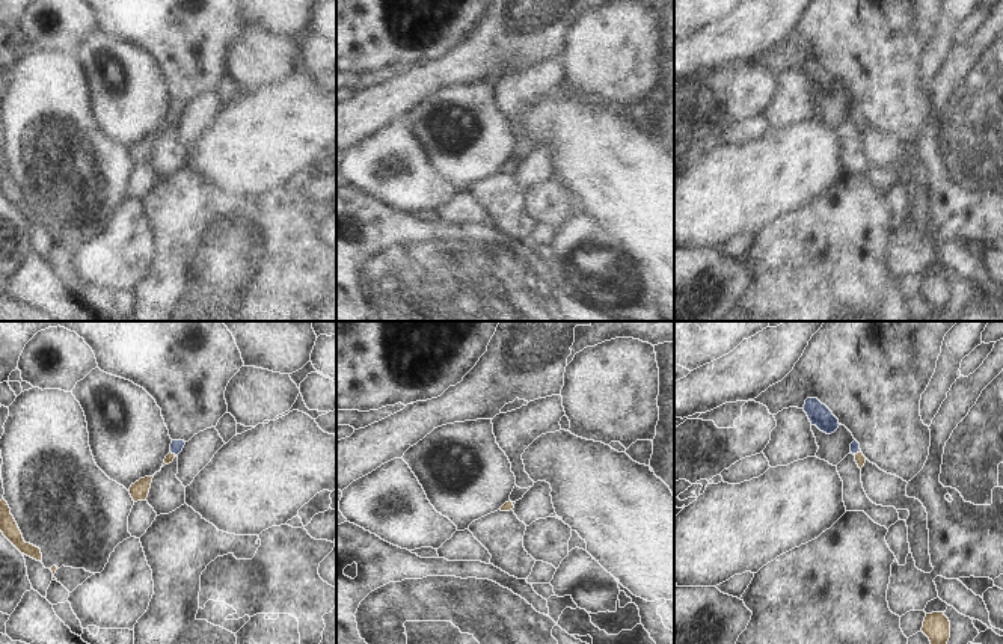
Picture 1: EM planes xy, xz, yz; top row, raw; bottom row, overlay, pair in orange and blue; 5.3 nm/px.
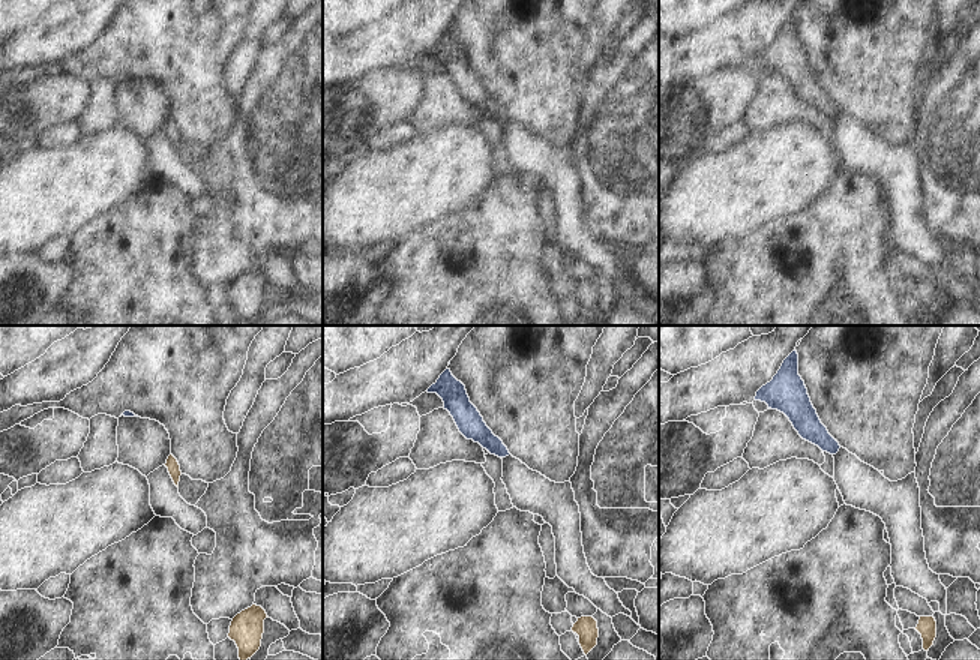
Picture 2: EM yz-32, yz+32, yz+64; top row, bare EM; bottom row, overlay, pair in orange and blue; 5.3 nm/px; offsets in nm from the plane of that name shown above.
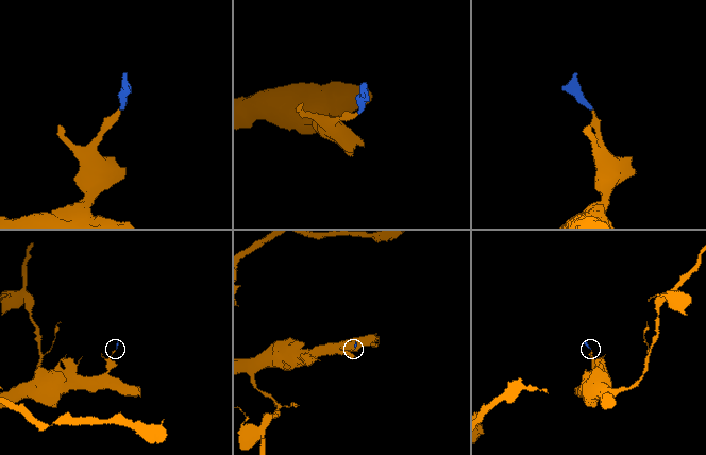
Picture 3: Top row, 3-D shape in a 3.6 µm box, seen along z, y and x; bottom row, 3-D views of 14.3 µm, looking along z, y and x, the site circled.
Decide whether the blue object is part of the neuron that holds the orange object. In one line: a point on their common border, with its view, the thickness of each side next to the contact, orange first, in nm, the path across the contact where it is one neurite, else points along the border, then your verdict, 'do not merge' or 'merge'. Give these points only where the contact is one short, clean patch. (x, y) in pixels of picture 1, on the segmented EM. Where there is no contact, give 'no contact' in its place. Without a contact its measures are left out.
meets orange in yz at (857, 453); 60 nm thick on the orange side, 50 nm on the other; runs through yz (860, 459), (857, 453), (854, 447); merge

